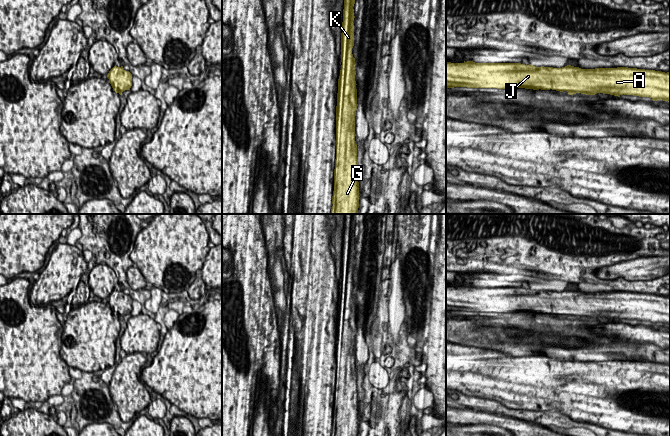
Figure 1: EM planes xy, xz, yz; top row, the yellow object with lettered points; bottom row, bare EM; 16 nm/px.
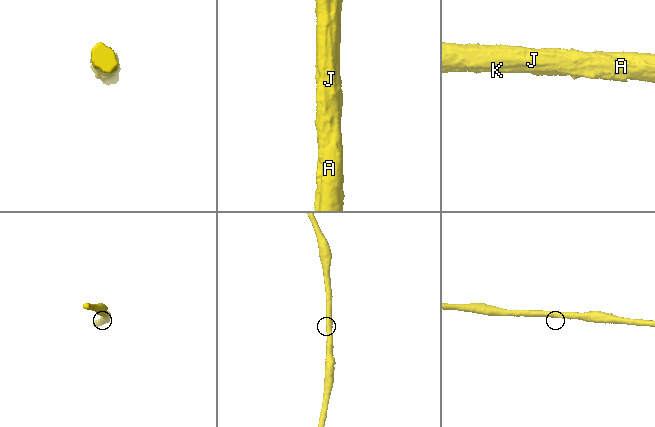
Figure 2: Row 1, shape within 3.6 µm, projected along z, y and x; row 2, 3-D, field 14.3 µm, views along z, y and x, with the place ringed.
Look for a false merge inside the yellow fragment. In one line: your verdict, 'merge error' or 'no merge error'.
no merge error

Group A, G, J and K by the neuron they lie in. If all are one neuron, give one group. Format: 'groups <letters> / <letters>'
groups A G J K

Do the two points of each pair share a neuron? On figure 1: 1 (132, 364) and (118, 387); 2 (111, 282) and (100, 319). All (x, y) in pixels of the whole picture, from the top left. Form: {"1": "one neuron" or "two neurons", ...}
{"1": "one neuron", "2": "two neurons"}

